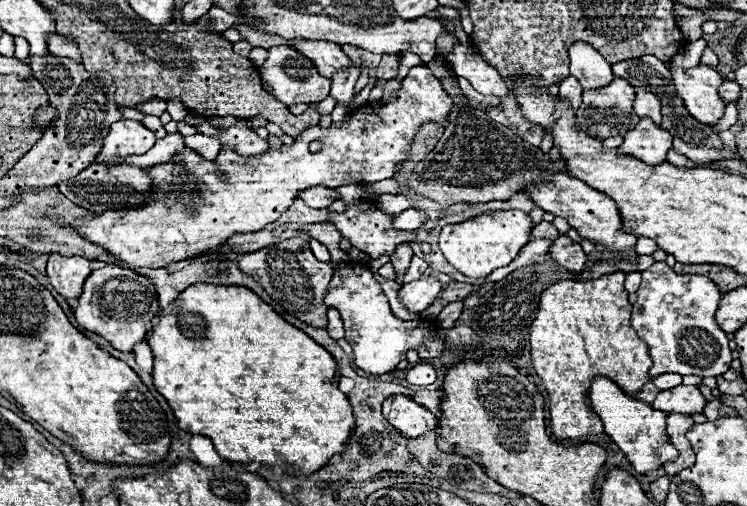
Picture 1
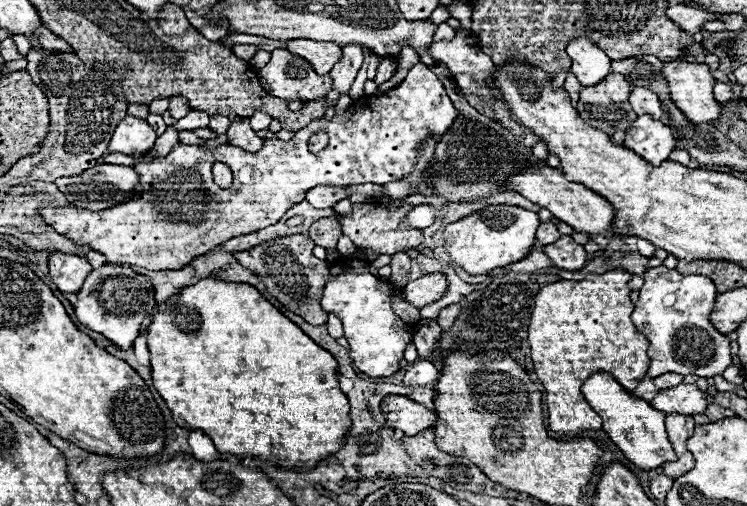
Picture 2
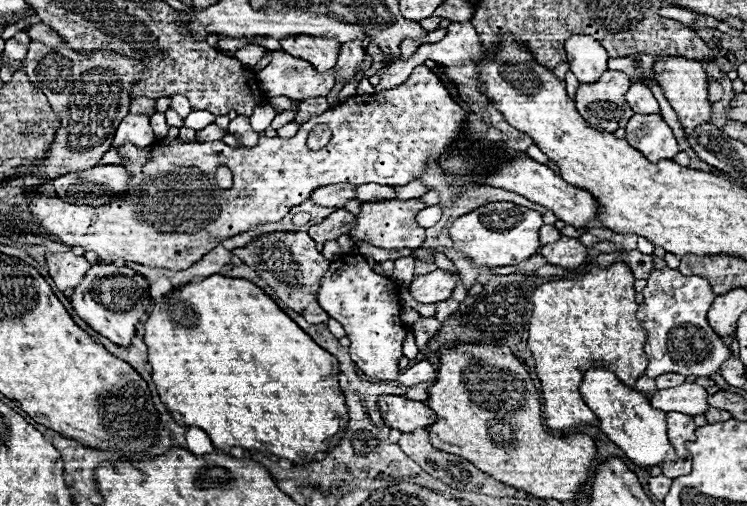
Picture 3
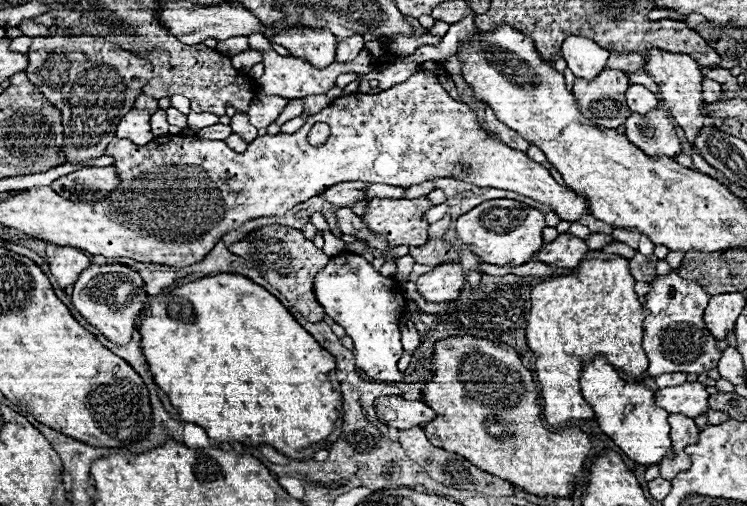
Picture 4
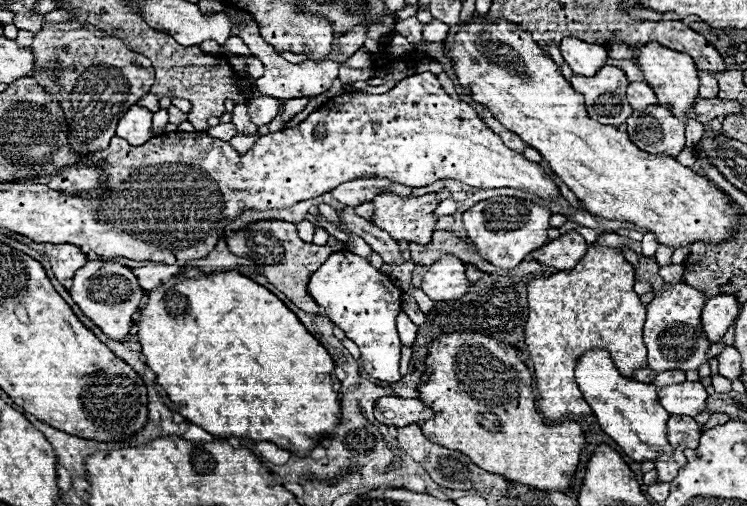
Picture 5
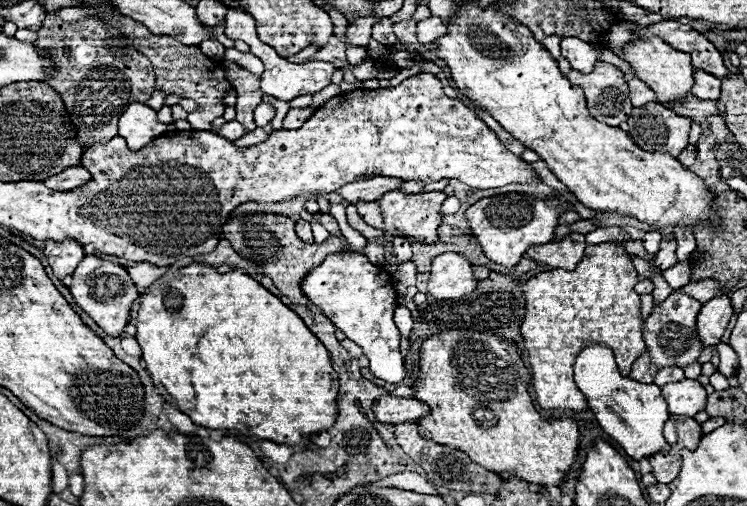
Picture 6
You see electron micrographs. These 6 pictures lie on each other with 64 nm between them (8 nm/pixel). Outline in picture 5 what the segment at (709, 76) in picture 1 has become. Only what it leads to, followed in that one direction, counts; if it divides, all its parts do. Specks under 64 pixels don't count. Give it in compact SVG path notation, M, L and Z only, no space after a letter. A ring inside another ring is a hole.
M648 42L644 46L638 46L634 50L636 66L642 70L646 82L652 86L652 90L658 96L658 102L672 110L672 114L680 120L690 120L686 116L686 110L692 108L692 102L698 98L698 68L694 66L694 60L676 50L668 50L666 46L660 46L658 42ZM696 120L686 122L686 146L694 146L702 138L702 132L704 132L704 124Z

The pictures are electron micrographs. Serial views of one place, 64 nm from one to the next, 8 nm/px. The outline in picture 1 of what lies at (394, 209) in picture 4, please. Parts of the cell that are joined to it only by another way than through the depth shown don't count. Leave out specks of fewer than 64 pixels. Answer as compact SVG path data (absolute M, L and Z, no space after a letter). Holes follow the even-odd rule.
M366 200L366 202L356 202L356 204L350 204L346 212L342 214L336 214L336 212L330 212L330 222L334 222L334 226L340 230L342 238L350 240L350 244L362 252L366 252L370 258L378 258L382 254L390 256L400 244L406 244L406 242L416 242L416 234L414 232L406 232L406 230L396 230L392 226L394 222L394 216L392 214L386 214L382 210L378 210L374 206L374 202Z

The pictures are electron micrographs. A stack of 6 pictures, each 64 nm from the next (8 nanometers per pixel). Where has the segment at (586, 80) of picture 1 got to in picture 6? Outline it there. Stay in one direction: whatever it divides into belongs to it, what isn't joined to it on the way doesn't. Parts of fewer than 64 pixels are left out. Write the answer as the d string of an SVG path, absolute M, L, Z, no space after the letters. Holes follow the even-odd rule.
M574 36L562 38L560 50L562 50L562 56L572 64L572 68L582 74L588 74L598 60L598 50L592 44Z

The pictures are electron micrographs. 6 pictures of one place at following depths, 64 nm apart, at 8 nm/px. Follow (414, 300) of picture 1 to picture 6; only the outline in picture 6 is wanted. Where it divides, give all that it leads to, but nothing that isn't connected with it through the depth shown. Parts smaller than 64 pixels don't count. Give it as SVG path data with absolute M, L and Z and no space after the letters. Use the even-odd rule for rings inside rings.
M444 252L432 262L428 294L438 300L456 300L470 294L478 282L480 280L474 276L472 264L466 256L458 252Z

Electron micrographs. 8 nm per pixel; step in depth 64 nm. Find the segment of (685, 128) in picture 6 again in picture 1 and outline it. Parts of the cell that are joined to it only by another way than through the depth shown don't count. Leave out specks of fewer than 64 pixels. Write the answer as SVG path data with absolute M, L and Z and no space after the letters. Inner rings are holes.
M642 118L638 122L638 126L624 136L624 142L622 142L622 146L618 150L622 154L630 154L630 156L642 160L648 166L656 166L656 164L666 162L666 154L668 154L670 148L672 148L672 134L668 134L668 130L664 130L658 124L654 124L650 118Z

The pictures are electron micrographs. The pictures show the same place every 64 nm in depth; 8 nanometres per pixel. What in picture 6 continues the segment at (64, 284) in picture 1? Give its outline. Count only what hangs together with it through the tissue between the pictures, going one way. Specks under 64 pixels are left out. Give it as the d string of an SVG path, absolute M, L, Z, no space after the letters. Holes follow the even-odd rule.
M64 238L62 242L46 240L44 254L58 278L66 278L68 274L72 274L76 270L78 262L84 258L82 246L72 238Z

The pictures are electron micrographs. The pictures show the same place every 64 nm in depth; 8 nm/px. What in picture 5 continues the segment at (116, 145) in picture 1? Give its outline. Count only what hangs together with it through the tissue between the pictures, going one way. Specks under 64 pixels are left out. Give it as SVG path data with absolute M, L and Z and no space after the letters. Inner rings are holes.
M130 106L130 110L120 118L116 136L126 138L132 146L142 146L156 134L152 132L152 112L144 106Z

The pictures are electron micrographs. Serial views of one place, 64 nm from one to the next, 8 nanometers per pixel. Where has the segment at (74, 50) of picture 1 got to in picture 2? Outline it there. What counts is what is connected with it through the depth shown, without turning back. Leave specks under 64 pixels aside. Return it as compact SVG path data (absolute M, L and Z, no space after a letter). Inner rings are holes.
M40 26L40 28L36 28L36 32L34 32L34 36L38 38L38 42L44 46L44 48L48 48L48 50L60 50L60 52L74 52L70 46L68 46L68 42L64 42L60 36L56 36L56 34L52 34L48 28L44 28L44 26Z

